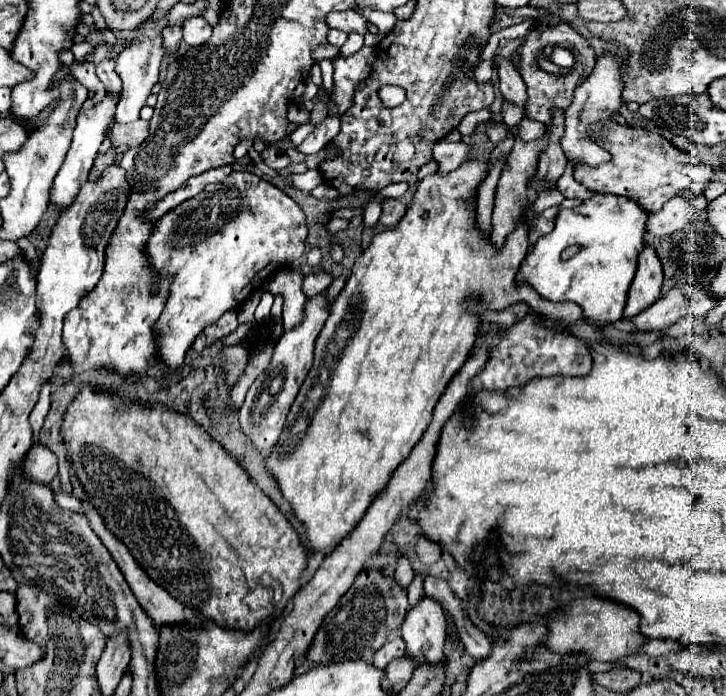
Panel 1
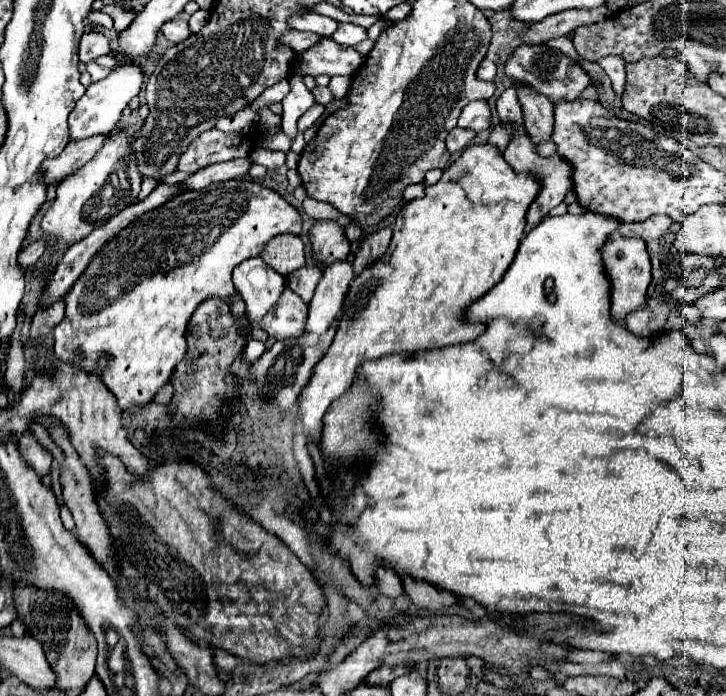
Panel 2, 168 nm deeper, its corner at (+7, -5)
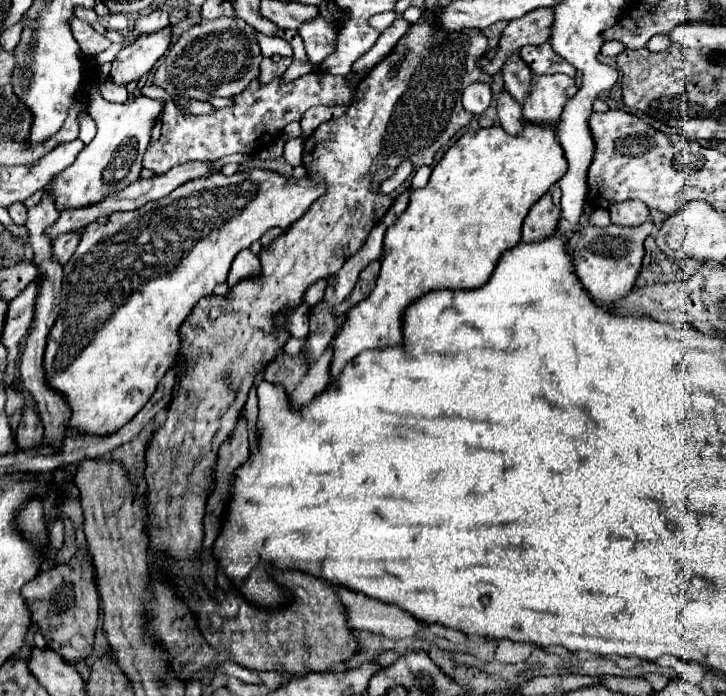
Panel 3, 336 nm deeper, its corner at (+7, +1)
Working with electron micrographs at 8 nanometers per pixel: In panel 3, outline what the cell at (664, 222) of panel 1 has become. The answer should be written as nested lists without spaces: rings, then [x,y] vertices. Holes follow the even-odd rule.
[[[626,201],[610,207],[610,219],[620,227],[638,227],[650,221],[650,209],[642,201]]]

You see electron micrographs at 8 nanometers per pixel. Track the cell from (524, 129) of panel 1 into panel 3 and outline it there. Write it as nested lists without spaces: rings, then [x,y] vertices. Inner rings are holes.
[[[552,193],[540,197],[528,211],[524,225],[522,225],[522,241],[540,241],[548,237],[560,219],[560,209],[552,203]]]

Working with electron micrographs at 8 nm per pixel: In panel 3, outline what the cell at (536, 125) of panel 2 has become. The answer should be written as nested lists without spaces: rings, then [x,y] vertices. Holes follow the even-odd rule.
[[[514,53],[512,57],[506,59],[502,77],[504,77],[504,89],[518,103],[524,103],[532,91],[532,71],[528,69],[528,65],[524,65],[524,61],[520,59],[518,53]]]

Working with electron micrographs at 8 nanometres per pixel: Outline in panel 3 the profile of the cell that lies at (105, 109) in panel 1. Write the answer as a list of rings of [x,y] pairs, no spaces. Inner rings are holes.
[[[166,27],[124,47],[112,61],[110,81],[126,87],[130,81],[138,81],[140,77],[144,77],[154,67],[158,57],[162,57],[164,51],[168,49],[170,35],[172,27]]]

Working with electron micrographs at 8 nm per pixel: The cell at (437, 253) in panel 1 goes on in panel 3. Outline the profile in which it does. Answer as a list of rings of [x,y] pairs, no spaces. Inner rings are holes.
[[[526,121],[524,131],[518,137],[508,135],[502,127],[466,131],[432,169],[428,185],[412,193],[408,209],[398,217],[396,225],[386,231],[382,251],[384,261],[376,287],[346,313],[332,343],[334,355],[330,363],[330,383],[336,381],[344,365],[364,349],[404,345],[404,311],[422,295],[440,289],[478,289],[488,283],[502,253],[520,241],[522,219],[528,209],[566,173],[566,167],[554,129],[544,129]]]

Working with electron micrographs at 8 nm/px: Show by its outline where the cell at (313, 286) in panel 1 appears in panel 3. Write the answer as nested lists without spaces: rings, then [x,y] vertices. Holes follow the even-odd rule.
[[[316,281],[314,285],[310,285],[310,287],[306,289],[306,293],[304,293],[304,303],[310,305],[310,307],[316,305],[316,303],[322,299],[324,289],[326,289],[326,281]]]

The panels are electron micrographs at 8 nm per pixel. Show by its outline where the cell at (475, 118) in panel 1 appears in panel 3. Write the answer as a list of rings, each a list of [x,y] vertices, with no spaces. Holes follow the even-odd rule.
[[[476,83],[476,85],[470,85],[468,89],[464,89],[462,105],[472,115],[482,115],[490,107],[490,101],[492,101],[490,85]]]

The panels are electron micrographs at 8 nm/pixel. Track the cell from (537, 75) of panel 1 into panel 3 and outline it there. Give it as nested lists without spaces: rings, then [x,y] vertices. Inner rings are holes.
[[[544,43],[542,47],[528,45],[520,49],[520,57],[536,75],[554,75],[554,73],[564,73],[568,77],[576,75],[576,67],[570,65],[564,57],[556,55],[550,43]]]

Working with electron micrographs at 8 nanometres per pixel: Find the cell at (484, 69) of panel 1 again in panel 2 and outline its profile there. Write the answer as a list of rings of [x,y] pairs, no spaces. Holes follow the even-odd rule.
[[[484,58],[476,71],[479,79],[484,81],[493,81],[497,73],[497,66],[493,61]]]

